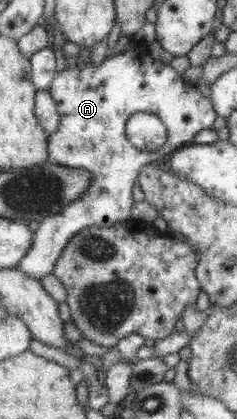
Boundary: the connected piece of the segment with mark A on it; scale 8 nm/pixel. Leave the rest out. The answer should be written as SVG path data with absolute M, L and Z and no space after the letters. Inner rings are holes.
M138 42L138 48L124 50L114 56L106 57L99 65L87 63L83 66L75 64L65 67L57 73L49 92L56 100L59 114L61 115L60 127L49 135L49 153L55 157L56 163L66 167L89 169L92 174L91 184L86 187L79 198L68 204L60 213L43 219L35 231L34 244L28 250L27 257L20 262L16 269L24 271L28 277L42 280L55 272L64 249L72 241L72 237L81 233L90 226L108 227L132 217L132 187L137 181L136 175L142 171L140 167L158 162L164 162L170 151L192 143L192 137L200 129L212 128L215 118L211 101L196 90L194 85L187 84L181 75L170 64L153 59L148 54L148 44ZM133 113L153 113L165 125L167 138L158 151L138 151L125 136L126 120Z

